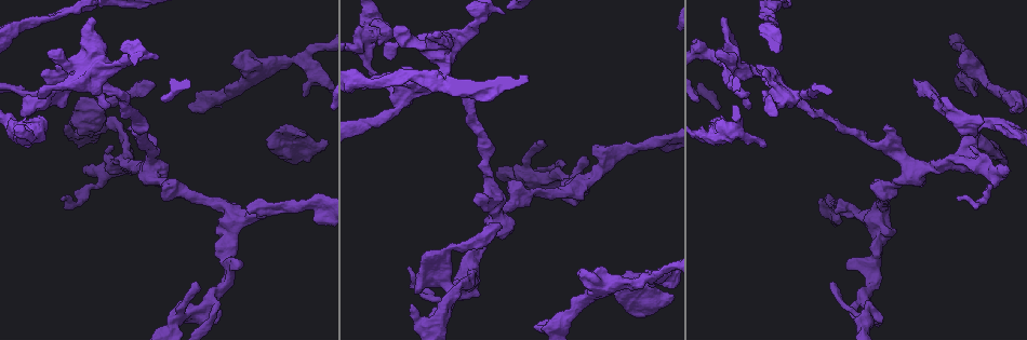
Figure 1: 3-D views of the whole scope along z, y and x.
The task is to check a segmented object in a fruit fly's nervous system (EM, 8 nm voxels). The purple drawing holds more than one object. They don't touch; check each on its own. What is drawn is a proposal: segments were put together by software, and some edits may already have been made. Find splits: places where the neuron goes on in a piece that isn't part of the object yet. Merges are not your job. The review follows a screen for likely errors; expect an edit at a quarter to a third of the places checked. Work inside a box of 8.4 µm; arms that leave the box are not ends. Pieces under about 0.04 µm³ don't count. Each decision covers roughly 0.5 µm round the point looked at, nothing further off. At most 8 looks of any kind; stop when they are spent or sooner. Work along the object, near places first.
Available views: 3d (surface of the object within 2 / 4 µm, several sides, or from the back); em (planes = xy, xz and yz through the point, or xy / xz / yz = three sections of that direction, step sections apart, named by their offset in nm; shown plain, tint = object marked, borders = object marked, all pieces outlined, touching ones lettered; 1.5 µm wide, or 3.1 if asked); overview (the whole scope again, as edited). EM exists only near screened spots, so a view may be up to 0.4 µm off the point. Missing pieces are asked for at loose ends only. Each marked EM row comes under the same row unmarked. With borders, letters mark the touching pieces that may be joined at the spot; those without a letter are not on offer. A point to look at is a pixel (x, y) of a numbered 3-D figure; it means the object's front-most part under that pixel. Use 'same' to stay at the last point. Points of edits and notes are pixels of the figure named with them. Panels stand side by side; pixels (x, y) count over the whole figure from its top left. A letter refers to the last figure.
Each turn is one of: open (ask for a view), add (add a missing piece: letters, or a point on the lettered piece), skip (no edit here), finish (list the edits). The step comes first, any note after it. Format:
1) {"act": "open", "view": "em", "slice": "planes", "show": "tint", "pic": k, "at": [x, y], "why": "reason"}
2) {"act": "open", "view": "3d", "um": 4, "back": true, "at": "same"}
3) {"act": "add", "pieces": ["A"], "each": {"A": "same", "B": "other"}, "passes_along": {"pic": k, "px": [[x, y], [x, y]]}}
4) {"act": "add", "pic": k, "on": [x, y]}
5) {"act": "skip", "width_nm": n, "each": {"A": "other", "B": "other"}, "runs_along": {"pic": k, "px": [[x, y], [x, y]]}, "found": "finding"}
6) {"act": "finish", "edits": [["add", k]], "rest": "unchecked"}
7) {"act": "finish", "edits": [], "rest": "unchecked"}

{"act": "open", "view": "em", "slice": "yz", "step": 4, "show": "borders", "pic": 1, "at": [395, 27], "why": "an open end"}

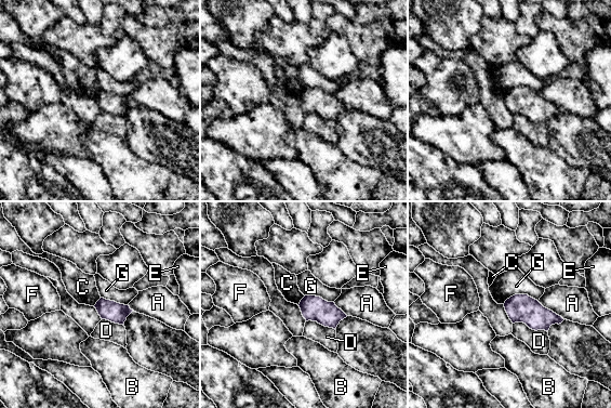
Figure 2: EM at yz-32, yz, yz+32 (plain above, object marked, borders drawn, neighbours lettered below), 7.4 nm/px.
{"act": "open", "view": "em", "slice": "planes", "show": "borders", "at": "same"}

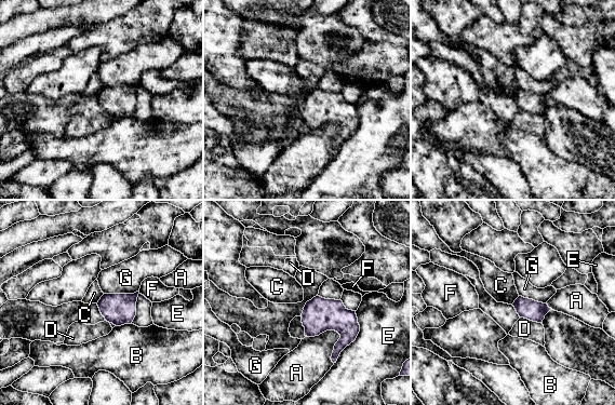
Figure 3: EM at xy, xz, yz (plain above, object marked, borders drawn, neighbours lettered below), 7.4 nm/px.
{"act": "skip", "each": {"A": "other", "B": "other", "C": "other", "D": "other", "E": "other", "F": "other", "G": "other"}, "border": {"pic": 3, "px": [[104, 294], [96, 302]]}, "found": "none of them fits"}

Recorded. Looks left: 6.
{"act": "open", "view": "3d", "um": 4, "pic": 1, "at": [767, 147], "why": "an open end"}

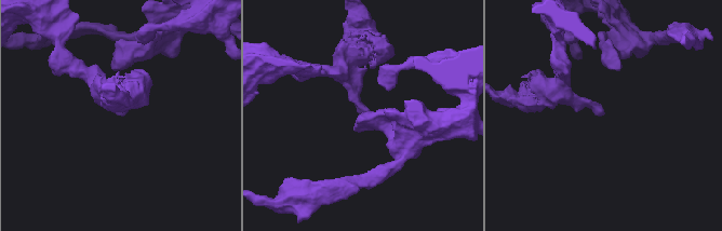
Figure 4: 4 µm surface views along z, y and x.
{"act": "open", "view": "em", "slice": "yz", "step": 8, "show": "borders", "pic": 4, "at": [127, 112]}

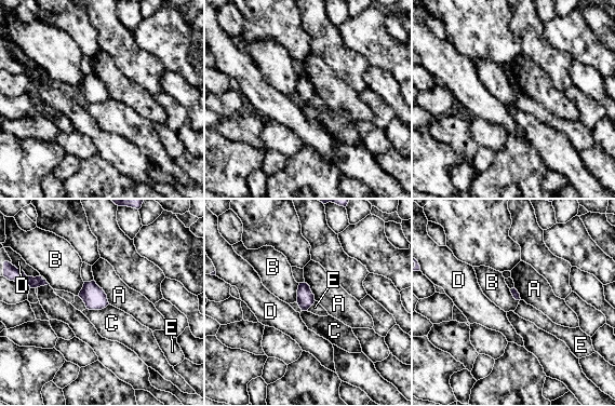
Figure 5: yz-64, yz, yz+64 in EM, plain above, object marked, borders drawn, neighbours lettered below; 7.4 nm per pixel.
{"act": "skip", "longest_contact_nm": ["A", 220], "each": {"A": "other", "B": "other", "C": "other", "D": "other", "E": "other"}, "border": {"pic": 5, "px": [[299, 283], [296, 301]]}, "found": "no lettered piece goes on from it"}

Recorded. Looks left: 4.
{"act": "open", "view": "3d", "um": 2, "pic": 1, "at": [959, 134], "why": "branch stops here"}

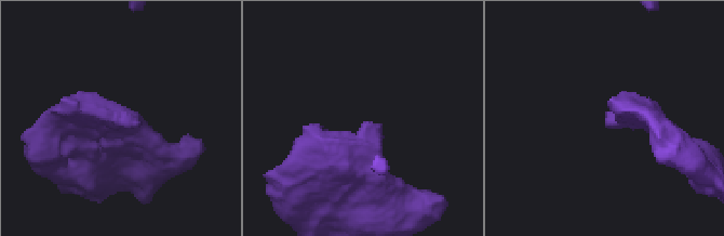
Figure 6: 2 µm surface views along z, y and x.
{"act": "open", "view": "em", "slice": "xy", "step": 8, "show": "tint", "pic": 6, "at": [608, 120]}

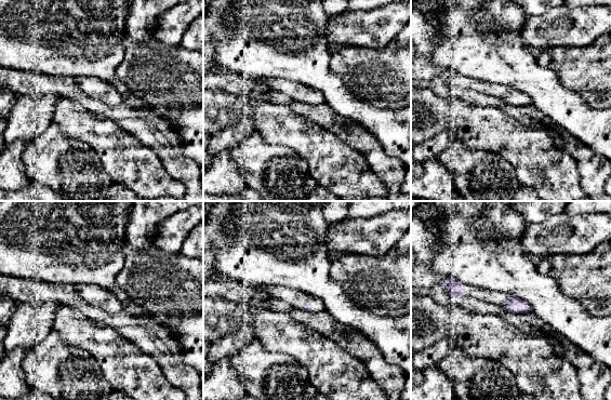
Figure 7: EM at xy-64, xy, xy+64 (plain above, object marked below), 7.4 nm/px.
{"act": "open", "view": "em", "slice": "planes", "show": "borders", "at": "same", "why": "another direction"}

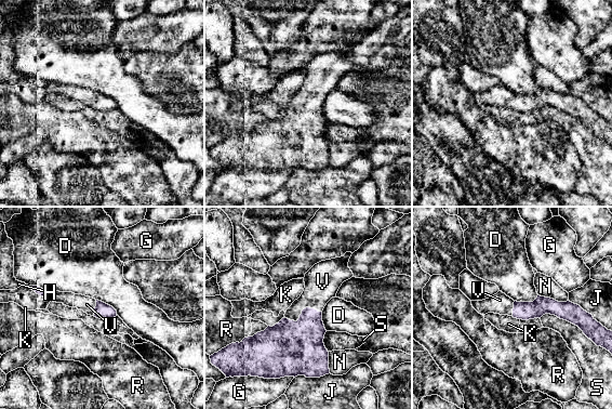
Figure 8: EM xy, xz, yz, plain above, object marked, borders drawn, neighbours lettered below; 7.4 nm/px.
{"act": "add", "pieces": ["V"], "each": {"D": "other", "G": "other", "H": "other", "J": "other", "K": "other", "N": "other", "R": "other", "S": "other", "V": "same"}, "passes_along": {"pic": 8, "px": [[298, 344], [302, 311], [321, 284]]}, "found": "it goes on there"}

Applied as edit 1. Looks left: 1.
{"act": "finish", "edits": [["add", 8]], "rest": "unchecked"}

